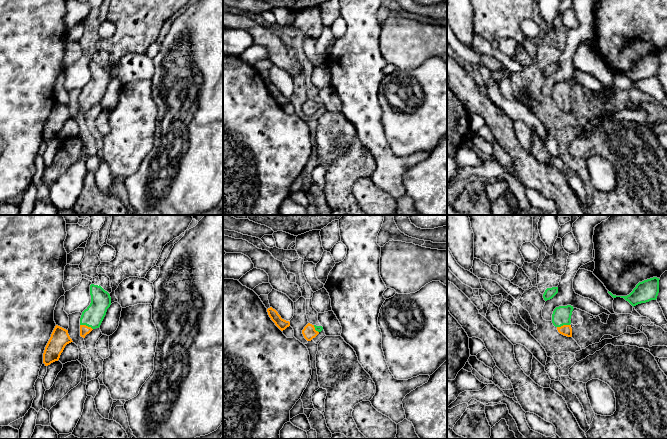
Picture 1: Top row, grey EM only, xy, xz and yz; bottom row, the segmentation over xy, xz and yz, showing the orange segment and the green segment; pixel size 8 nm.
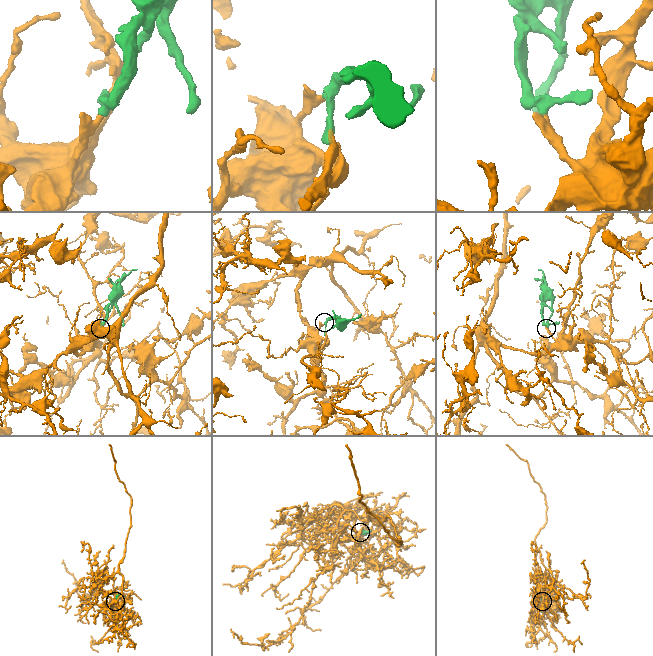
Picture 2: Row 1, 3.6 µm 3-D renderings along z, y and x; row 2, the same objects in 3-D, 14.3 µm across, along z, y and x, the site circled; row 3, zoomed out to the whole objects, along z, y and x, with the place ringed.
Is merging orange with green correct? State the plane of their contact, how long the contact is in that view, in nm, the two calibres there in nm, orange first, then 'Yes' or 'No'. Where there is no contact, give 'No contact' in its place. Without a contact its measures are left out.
Touches orange in xy. Shared border 110 nm. Thickness 80 nm (orange) against 160 nm. Yes

